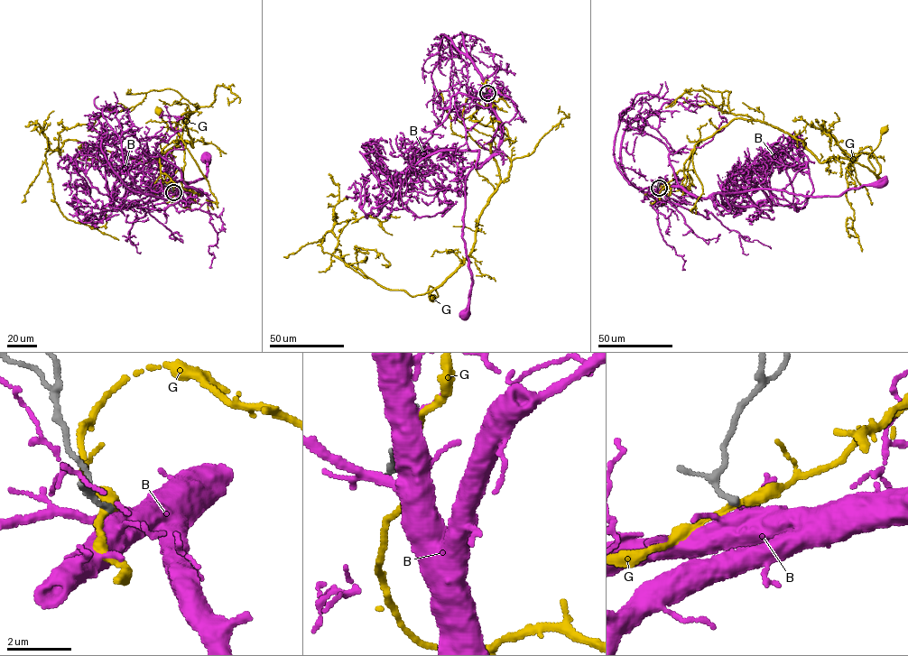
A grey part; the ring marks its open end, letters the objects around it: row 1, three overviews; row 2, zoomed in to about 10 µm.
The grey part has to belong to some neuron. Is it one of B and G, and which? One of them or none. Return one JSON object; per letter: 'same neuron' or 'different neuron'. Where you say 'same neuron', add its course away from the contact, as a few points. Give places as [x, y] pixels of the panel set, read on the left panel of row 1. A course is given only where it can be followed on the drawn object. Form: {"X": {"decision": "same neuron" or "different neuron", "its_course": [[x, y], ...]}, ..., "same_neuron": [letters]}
{"B": {"decision": "same neuron", "its_course": [[173, 192], [191, 188], [201, 194], [199, 189], [175, 185], [206, 176], [205, 157]]}, "G": {"decision": "different neuron"}, "same_neuron": ["B"]}

